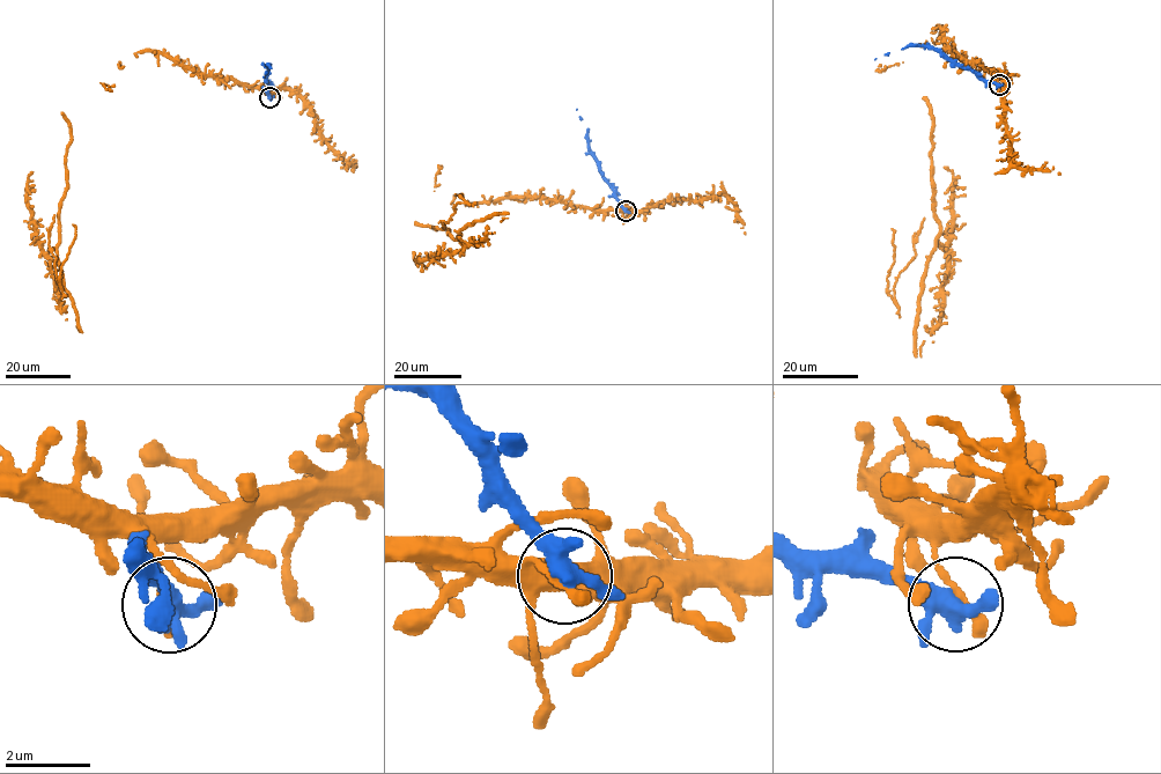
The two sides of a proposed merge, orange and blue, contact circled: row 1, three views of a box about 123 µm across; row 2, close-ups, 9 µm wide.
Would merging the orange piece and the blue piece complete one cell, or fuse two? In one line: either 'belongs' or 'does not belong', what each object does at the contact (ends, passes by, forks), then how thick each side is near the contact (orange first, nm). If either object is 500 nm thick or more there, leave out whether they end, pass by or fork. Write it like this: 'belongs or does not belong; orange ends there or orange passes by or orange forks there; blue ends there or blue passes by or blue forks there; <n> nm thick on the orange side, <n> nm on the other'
does not belong; orange ends there; blue forks there; 280 nm thick on the orange side, 340 nm on the other

